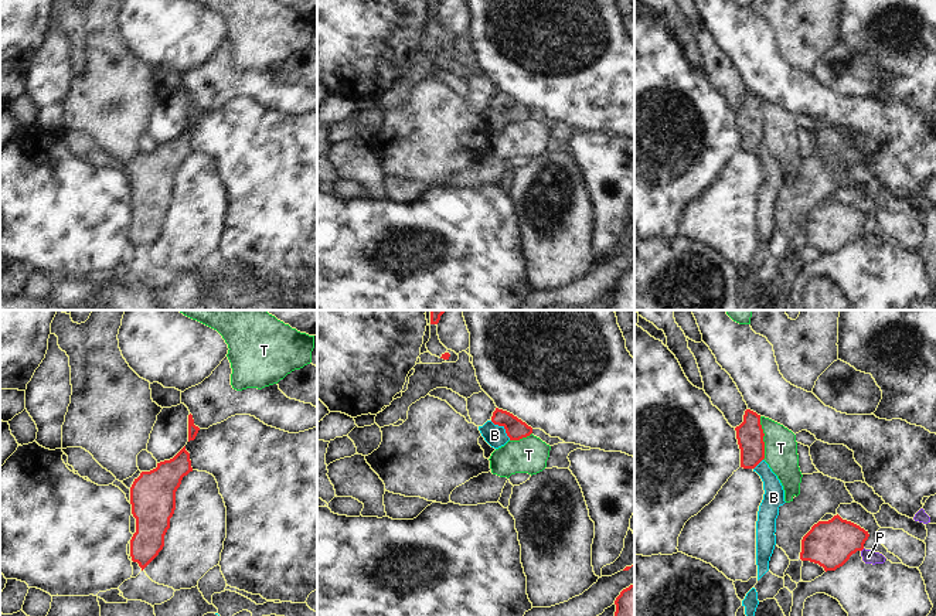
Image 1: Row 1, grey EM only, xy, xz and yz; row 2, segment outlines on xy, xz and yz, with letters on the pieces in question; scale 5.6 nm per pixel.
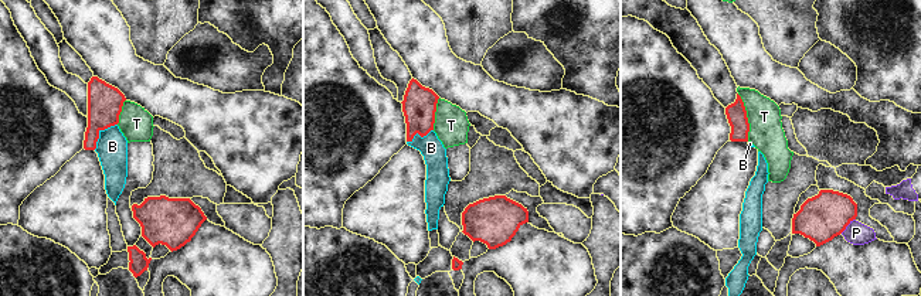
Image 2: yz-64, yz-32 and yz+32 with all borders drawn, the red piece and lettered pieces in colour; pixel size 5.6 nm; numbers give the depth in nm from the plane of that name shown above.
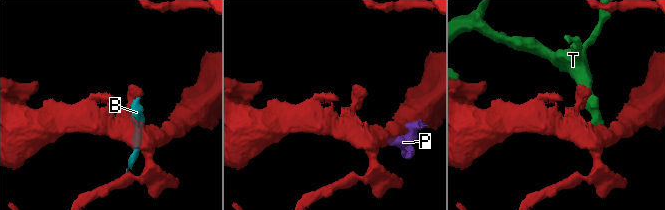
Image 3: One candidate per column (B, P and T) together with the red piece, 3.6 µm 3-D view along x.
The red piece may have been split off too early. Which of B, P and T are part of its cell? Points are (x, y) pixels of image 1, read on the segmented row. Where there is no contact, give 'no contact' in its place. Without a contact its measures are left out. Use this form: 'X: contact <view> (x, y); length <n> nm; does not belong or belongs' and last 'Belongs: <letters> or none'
B: contact xz (504, 428); length 160 nm; does not belong
P: no contact; does not belong
T: contact yz (762, 438); length 240 nm; does not belong
Belongs: none

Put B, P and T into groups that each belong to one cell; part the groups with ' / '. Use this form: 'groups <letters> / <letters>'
groups B / P / T

